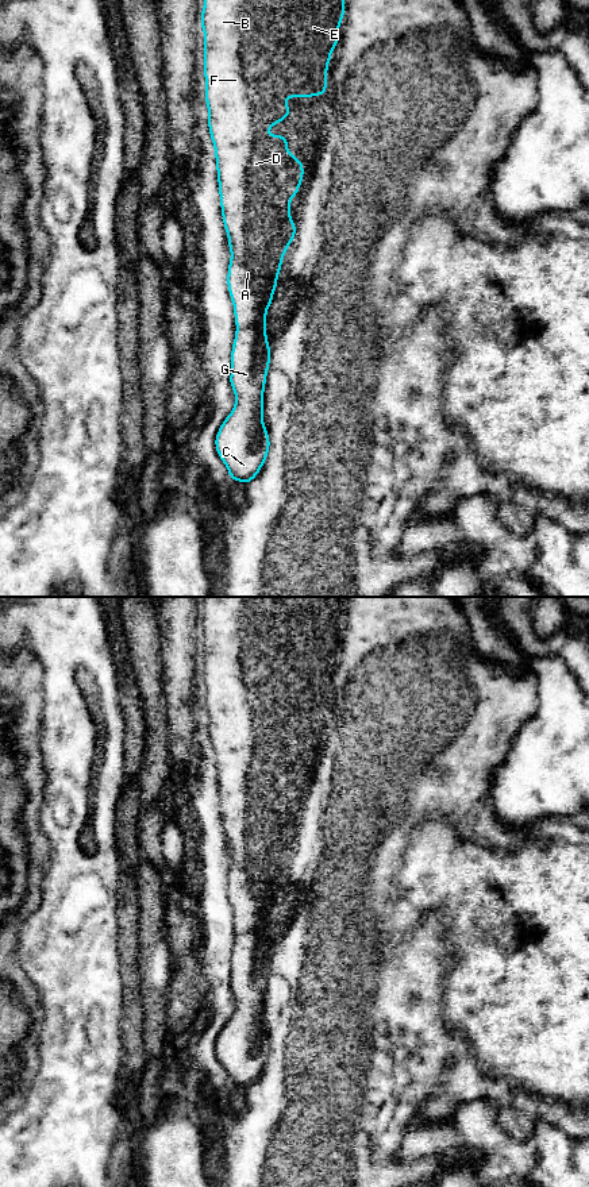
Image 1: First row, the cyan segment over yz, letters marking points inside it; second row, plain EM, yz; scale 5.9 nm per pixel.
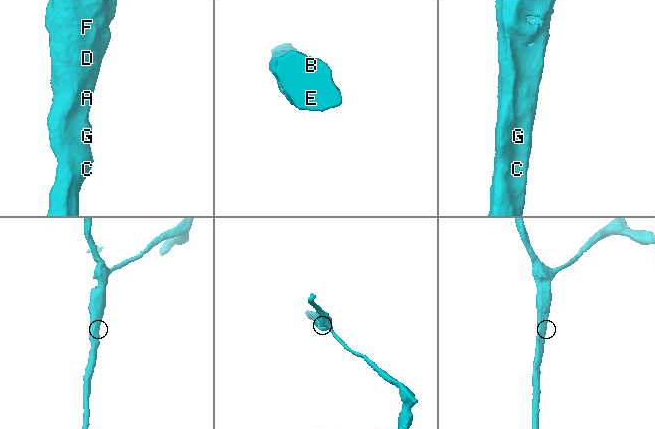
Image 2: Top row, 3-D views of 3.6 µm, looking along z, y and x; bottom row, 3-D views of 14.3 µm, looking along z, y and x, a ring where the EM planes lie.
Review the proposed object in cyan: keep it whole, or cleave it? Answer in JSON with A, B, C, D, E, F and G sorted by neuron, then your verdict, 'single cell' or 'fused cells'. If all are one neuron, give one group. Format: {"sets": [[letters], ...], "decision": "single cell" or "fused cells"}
{"sets": [["A", "B", "C", "D", "E", "F", "G"]], "decision": "single cell"}

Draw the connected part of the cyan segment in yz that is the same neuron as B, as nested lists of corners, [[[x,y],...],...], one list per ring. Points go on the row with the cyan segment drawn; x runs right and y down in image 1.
[[[204,0],[200,24],[204,31],[204,62],[203,72],[205,77],[205,104],[208,108],[208,130],[215,147],[216,173],[219,184],[219,197],[223,226],[228,238],[228,248],[231,258],[227,271],[227,288],[234,305],[234,317],[236,324],[235,338],[231,348],[231,373],[230,386],[235,393],[235,404],[232,412],[223,420],[216,436],[215,448],[219,458],[227,466],[231,481],[239,481],[249,485],[258,474],[270,450],[270,438],[263,423],[263,393],[266,386],[266,375],[270,366],[272,348],[267,343],[266,315],[273,302],[273,293],[277,289],[278,273],[282,269],[282,257],[294,239],[297,232],[296,223],[290,219],[290,200],[299,194],[299,188],[303,185],[304,163],[288,150],[288,136],[267,135],[266,130],[276,126],[278,122],[286,120],[292,113],[288,104],[284,103],[289,97],[315,97],[327,93],[327,69],[331,61],[332,49],[339,43],[338,31],[344,16],[344,0]]]

